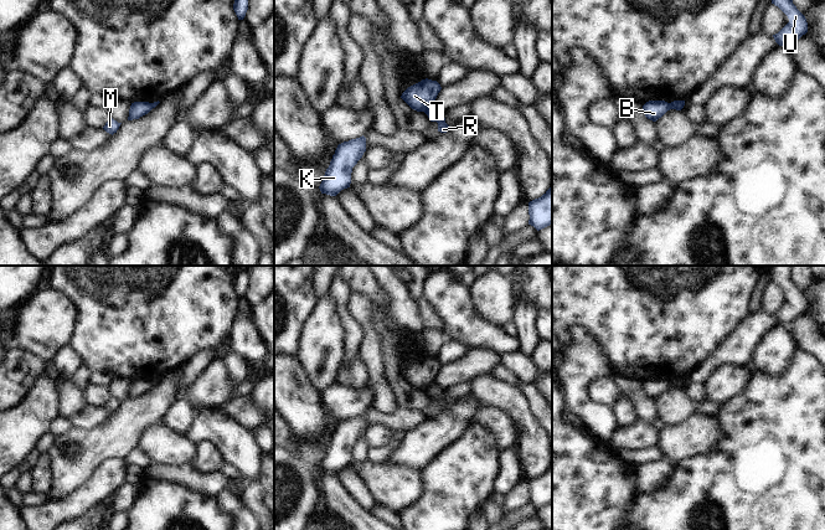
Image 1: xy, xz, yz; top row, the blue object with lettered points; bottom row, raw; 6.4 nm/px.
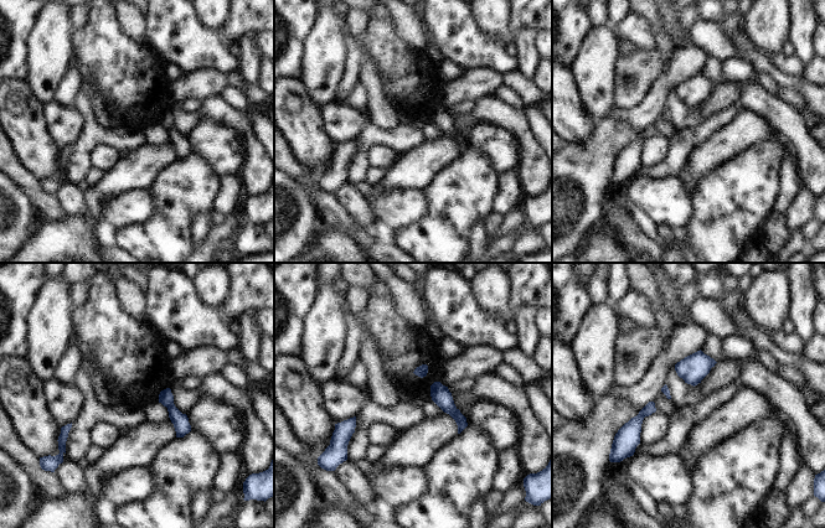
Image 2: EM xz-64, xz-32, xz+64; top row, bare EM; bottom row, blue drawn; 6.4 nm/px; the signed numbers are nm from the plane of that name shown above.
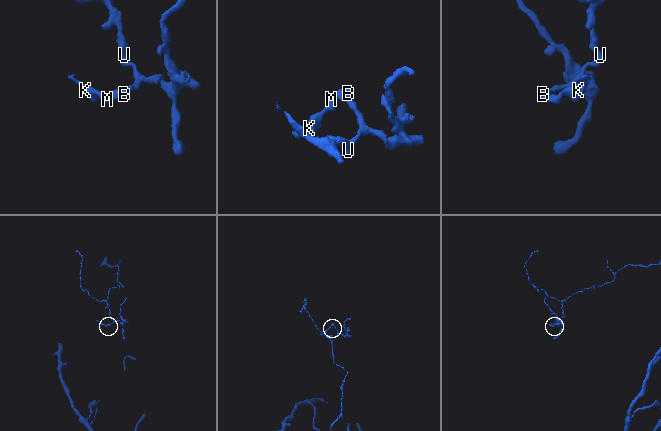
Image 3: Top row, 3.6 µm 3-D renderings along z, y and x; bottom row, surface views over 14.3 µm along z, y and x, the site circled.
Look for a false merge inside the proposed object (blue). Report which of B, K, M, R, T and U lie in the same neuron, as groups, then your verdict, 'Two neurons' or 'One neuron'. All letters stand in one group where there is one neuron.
Groups: B K M T / R U. Two neurons.

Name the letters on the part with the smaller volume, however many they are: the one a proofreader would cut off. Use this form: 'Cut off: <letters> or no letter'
Cut off: B, K, M, T

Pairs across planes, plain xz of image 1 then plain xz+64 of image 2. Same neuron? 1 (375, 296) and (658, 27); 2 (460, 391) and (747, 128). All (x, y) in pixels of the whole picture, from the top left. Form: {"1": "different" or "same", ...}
{"1": "same", "2": "different"}

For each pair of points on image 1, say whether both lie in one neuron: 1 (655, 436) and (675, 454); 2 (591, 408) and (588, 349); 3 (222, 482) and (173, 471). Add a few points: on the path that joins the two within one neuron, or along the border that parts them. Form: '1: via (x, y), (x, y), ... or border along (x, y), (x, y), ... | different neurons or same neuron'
1: border along (661, 432), (661, 440), (658, 444) | different neurons
2: via (581, 394), (582, 364) | same neuron
3: via (210, 482), (196, 482), (185, 476) | same neuron

